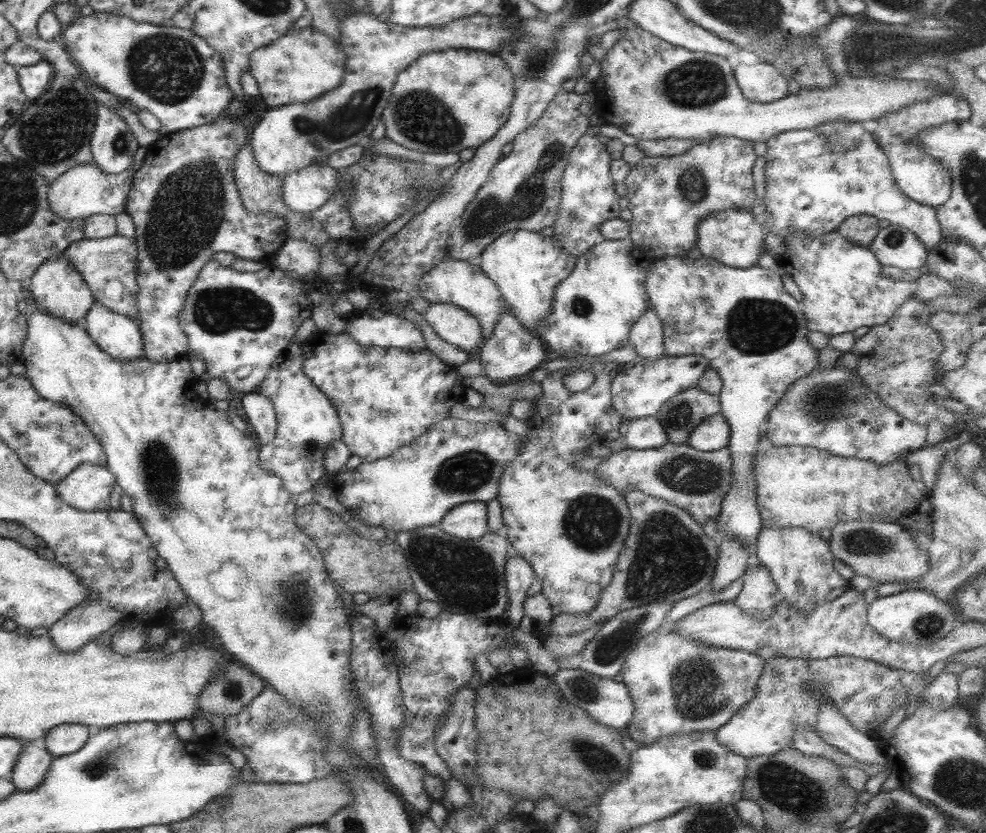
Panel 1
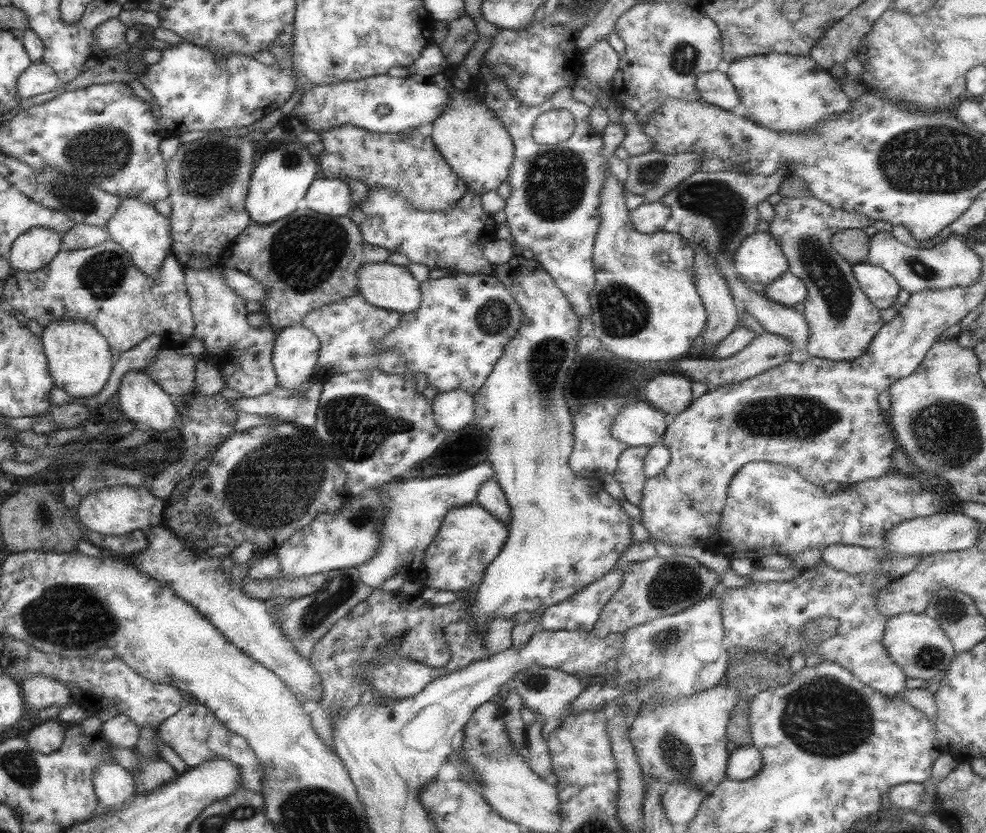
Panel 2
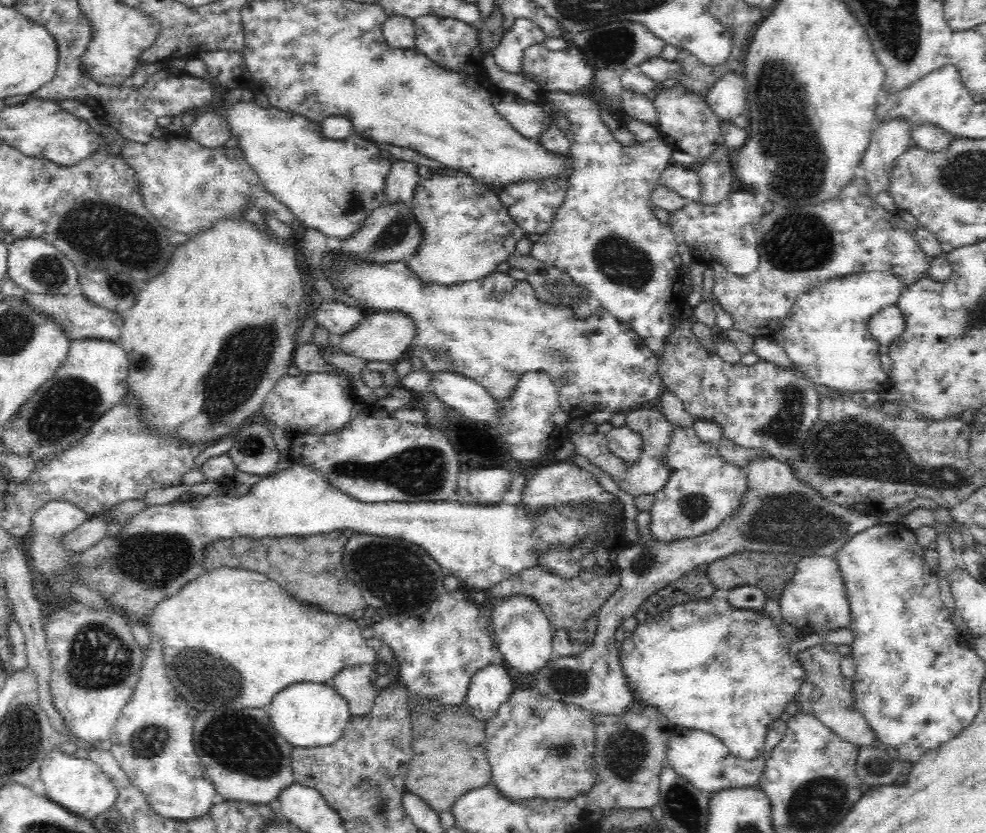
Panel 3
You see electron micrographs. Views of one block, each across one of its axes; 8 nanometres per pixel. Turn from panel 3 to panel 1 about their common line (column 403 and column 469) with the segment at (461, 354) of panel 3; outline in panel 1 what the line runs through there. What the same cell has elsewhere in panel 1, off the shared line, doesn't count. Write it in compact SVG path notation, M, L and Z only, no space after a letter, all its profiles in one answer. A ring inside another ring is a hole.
M445 258L434 268L423 274L418 285L419 297L429 303L451 304L467 311L472 317L479 321L481 337L487 339L499 320L501 312L509 312L507 306L496 290L495 284L477 266L468 261L451 260Z

